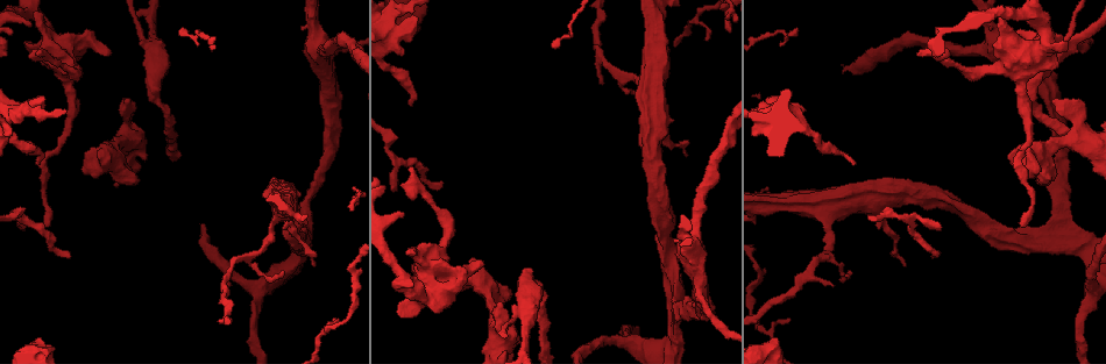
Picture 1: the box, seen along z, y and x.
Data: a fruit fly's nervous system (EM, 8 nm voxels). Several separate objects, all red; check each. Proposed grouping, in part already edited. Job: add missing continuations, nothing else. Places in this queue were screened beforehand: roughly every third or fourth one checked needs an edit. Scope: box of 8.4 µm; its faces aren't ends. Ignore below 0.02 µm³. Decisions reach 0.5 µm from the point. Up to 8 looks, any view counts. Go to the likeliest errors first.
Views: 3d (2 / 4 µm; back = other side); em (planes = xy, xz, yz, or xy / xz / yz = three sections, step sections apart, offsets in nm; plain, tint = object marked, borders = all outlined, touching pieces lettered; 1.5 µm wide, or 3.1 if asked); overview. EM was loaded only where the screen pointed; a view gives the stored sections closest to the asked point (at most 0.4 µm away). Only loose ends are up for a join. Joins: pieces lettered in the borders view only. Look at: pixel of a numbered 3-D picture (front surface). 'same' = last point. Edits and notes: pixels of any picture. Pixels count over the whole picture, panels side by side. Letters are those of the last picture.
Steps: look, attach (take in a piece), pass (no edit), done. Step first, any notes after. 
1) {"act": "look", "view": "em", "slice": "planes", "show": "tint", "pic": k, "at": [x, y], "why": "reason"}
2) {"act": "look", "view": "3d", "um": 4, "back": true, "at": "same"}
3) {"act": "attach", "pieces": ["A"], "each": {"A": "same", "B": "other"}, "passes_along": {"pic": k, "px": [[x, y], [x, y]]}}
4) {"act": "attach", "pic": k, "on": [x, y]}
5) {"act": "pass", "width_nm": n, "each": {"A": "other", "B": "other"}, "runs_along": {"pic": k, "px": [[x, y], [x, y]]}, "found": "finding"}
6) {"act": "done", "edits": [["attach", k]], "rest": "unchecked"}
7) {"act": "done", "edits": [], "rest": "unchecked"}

{"act": "look", "view": "3d", "um": 2, "pic": 1, "at": [1047, 182], "why": "stops while still wide"}

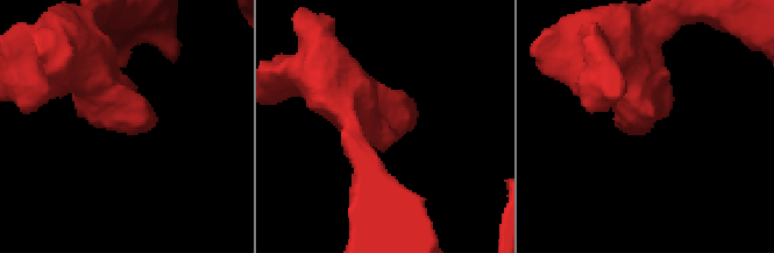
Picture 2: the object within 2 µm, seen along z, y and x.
{"act": "look", "view": "em", "slice": "planes", "show": "tint", "pic": 2, "at": [644, 123], "why": "shape alone is not enough"}

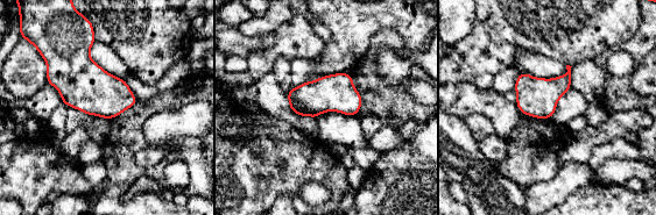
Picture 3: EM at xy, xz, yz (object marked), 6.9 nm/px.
{"act": "look", "view": "em", "slice": "planes", "show": "borders", "at": "same", "why": "see the neighbours"}

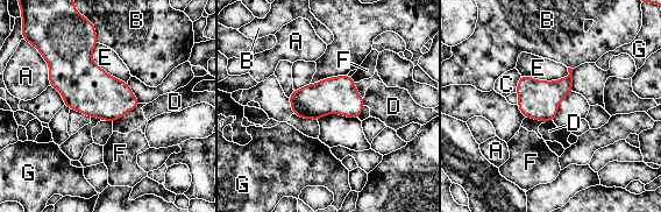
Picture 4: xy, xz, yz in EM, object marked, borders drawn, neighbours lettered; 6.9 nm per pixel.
{"act": "pass", "longest_contact_nm": ["E", 340], "each": {"A": "other", "B": "other", "C": "other", "D": "other", "E": "other", "F": "other", "G": "other"}, "border": {"pic": 4, "px": [[362, 98], [364, 105]]}, "found": "no lettered piece goes on from it"}

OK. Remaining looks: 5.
{"act": "look", "view": "em", "slice": "planes", "show": "borders", "pic": 1, "at": [39, 337], "why": "free end"}

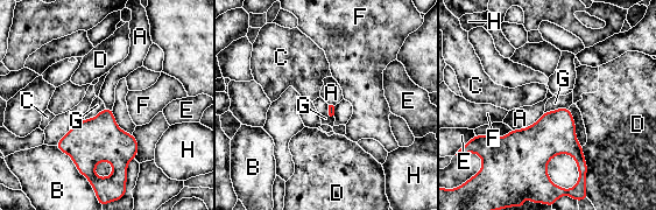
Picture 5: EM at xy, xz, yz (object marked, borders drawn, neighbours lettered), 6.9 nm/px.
{"act": "pass", "longest_contact_nm": ["B", 380], "each": {"A": "other", "B": "other", "C": "other", "D": "other", "E": "other", "F": "other", "G": "other", "H": "other"}, "border": {"pic": 5, "px": [[569, 106], [549, 110], [544, 113]]}, "found": "no lettered piece goes on from it"}

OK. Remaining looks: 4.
{"act": "look", "view": "em", "slice": "xy", "step": 4, "show": "borders", "pic": 1, "at": [1021, 226], "why": "an open end"}

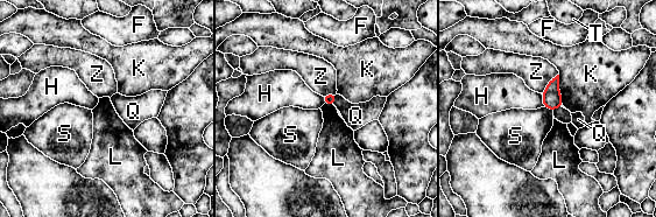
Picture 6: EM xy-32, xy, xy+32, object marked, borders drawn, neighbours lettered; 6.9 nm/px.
{"act": "look", "view": "em", "slice": "planes", "show": "borders", "at": "same", "why": "cut it another way"}

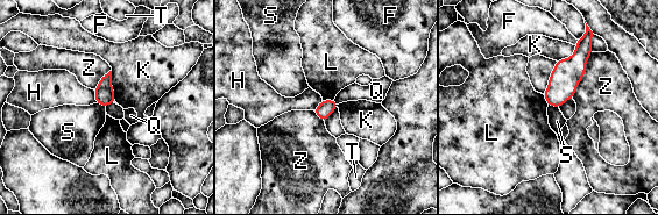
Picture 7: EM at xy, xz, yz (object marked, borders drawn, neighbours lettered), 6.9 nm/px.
{"act": "pass", "width_nm": 110, "each": {"F": "other", "H": "other", "K": "other", "L": "other", "Q": "other", "S": "other", "T": "other", "Z": "other"}, "border": {"pic": 7, "px": [[96, 102], [105, 107]]}, "found": "none of them fits"}

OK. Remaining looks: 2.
{"act": "done", "edits": [], "rest": "unchecked"}

